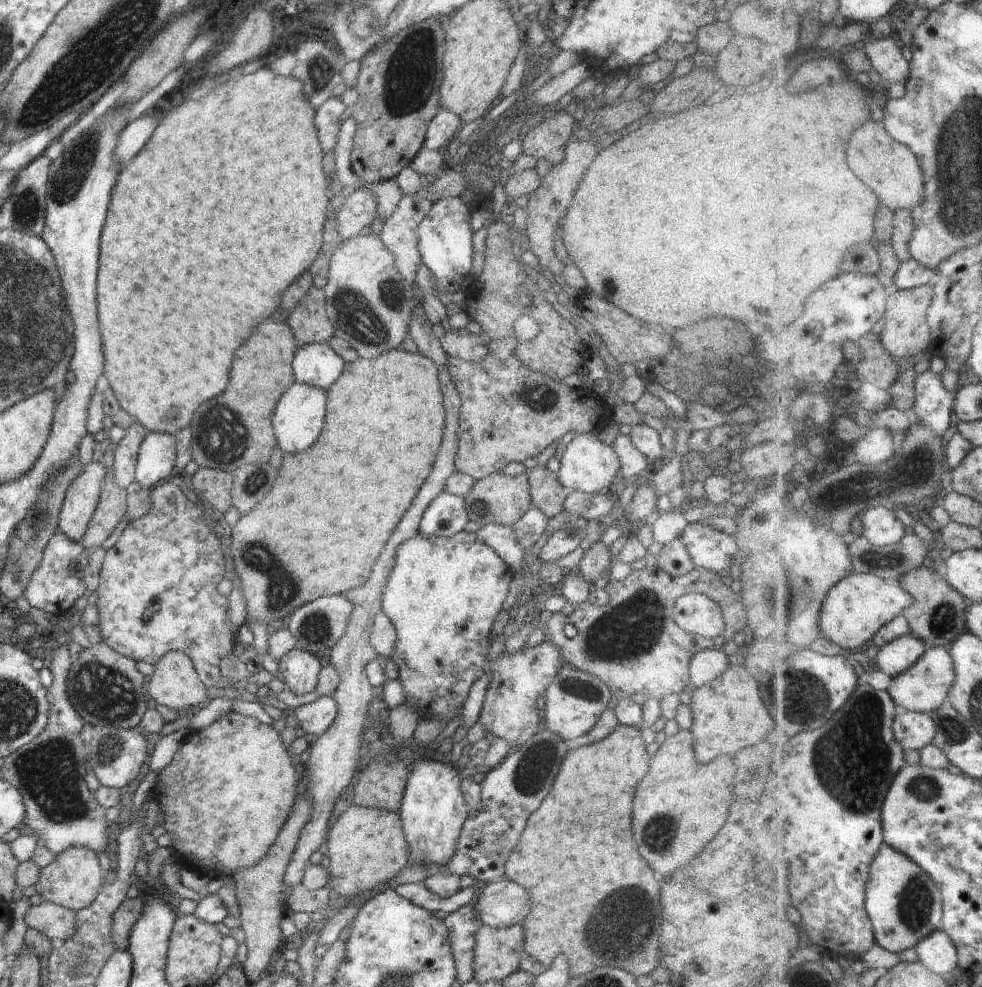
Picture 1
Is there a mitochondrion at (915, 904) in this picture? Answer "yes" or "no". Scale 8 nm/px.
yes

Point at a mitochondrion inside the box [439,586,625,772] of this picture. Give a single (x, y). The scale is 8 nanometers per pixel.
(576, 687)

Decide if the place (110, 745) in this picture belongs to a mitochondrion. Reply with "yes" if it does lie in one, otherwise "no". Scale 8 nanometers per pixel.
yes

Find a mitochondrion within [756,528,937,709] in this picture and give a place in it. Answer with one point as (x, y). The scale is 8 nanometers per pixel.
(883, 561)

